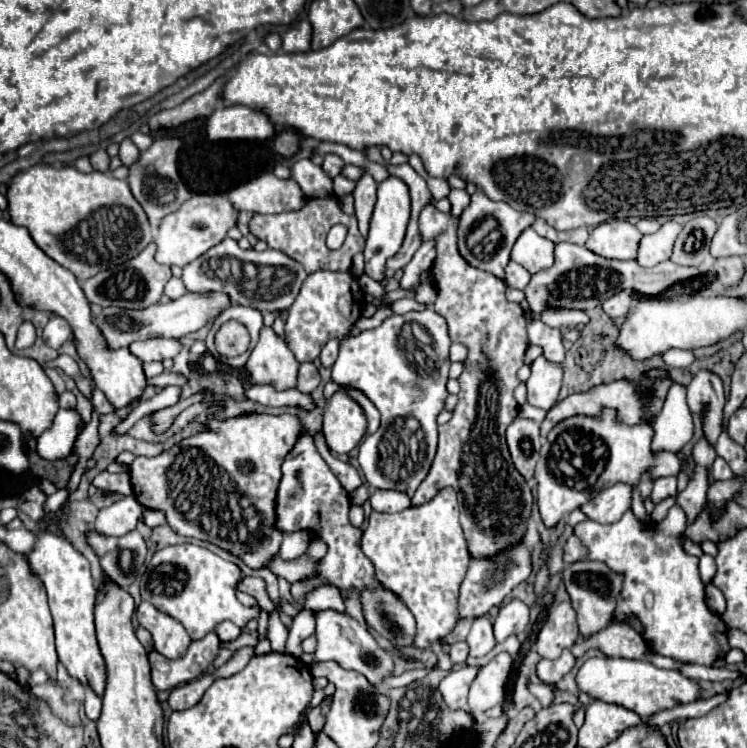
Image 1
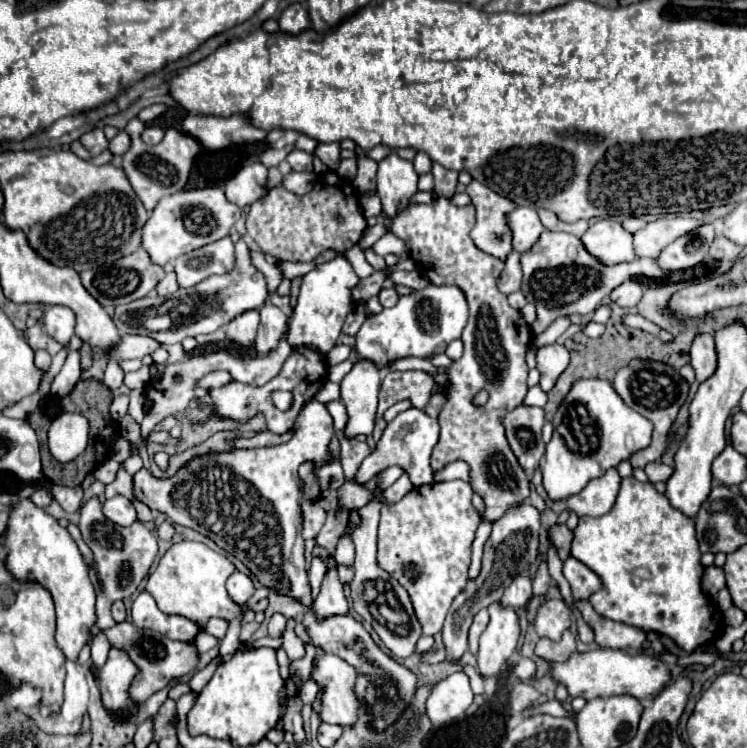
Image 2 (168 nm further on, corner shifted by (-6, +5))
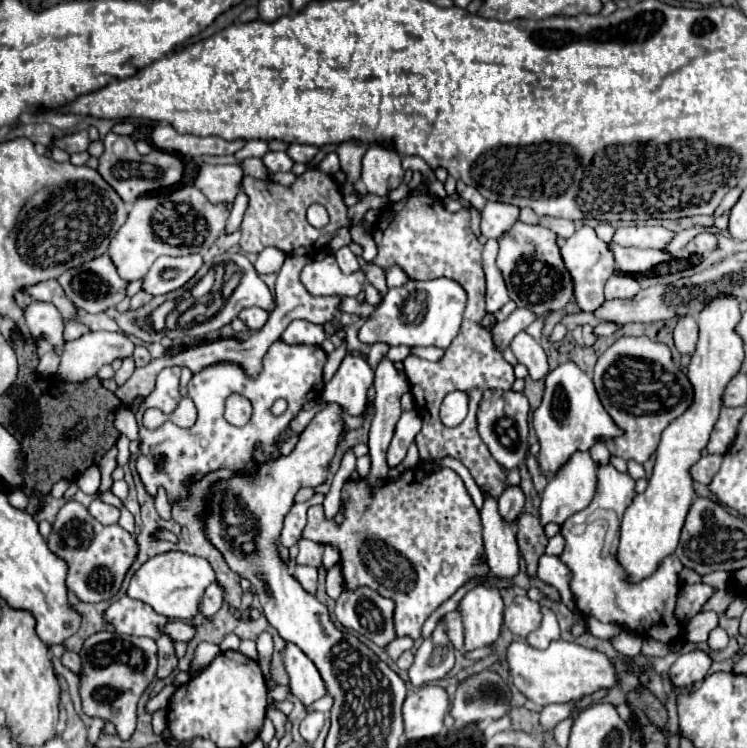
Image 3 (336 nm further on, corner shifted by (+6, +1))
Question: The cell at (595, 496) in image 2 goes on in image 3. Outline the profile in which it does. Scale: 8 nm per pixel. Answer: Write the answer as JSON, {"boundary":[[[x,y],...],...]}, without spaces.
{"boundary":[[[576,451],[550,479],[548,485],[544,487],[540,495],[540,509],[538,509],[538,519],[540,525],[544,527],[546,523],[558,523],[562,525],[570,515],[586,509],[596,493],[596,469],[598,465],[592,461],[590,453]]]}

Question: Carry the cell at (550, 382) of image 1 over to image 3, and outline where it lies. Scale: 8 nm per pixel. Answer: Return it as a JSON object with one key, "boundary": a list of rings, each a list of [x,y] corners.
{"boundary":[[[520,331],[520,333],[512,339],[510,349],[512,349],[512,353],[516,355],[518,363],[522,363],[522,365],[528,367],[532,379],[542,379],[542,377],[546,377],[546,373],[550,371],[544,349],[542,349],[540,343],[538,343],[534,337],[530,337],[526,331]]]}

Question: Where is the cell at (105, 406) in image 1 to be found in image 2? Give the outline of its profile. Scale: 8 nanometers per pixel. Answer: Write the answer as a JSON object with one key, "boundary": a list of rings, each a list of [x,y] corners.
{"boundary":[[[108,363],[108,369],[104,373],[104,385],[110,389],[110,391],[116,391],[120,385],[122,385],[122,369],[116,365],[116,363]]]}

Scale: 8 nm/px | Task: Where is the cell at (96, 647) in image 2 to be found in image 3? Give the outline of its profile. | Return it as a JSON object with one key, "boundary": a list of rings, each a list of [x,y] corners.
{"boundary":[[[68,501],[58,511],[56,521],[52,523],[52,533],[48,535],[48,545],[52,553],[56,553],[68,565],[68,591],[72,591],[84,603],[106,601],[114,597],[122,585],[128,567],[138,555],[134,535],[124,531],[120,525],[102,525],[78,501]]]}

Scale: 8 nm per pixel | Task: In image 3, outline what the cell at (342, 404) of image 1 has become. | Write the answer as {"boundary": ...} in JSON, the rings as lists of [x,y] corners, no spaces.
{"boundary":[[[346,355],[340,369],[324,385],[322,399],[340,403],[348,415],[360,415],[366,407],[366,391],[372,385],[374,371],[360,355]]]}

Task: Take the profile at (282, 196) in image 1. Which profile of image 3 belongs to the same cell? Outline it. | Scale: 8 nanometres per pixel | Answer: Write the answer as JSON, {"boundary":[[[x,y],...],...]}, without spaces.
{"boundary":[[[208,165],[198,167],[194,187],[198,187],[210,203],[230,205],[240,191],[244,171],[240,165]]]}

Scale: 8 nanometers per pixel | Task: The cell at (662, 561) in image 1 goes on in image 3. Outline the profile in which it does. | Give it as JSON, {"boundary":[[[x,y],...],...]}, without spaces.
{"boundary":[[[600,465],[596,471],[596,495],[592,503],[562,523],[566,547],[560,559],[572,571],[570,591],[576,607],[584,615],[592,615],[602,623],[622,625],[642,637],[670,643],[684,633],[682,625],[674,617],[674,605],[680,589],[678,573],[682,571],[680,559],[676,555],[666,557],[658,571],[640,583],[626,583],[626,571],[616,559],[622,513],[634,497],[634,479],[628,473],[616,471],[612,465]]]}

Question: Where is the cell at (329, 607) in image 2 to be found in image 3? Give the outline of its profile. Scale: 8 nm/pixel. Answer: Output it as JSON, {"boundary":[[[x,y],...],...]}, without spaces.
{"boundary":[[[296,565],[292,575],[296,577],[296,581],[304,587],[304,591],[314,593],[316,591],[316,579],[318,579],[318,569],[308,567],[308,565]]]}

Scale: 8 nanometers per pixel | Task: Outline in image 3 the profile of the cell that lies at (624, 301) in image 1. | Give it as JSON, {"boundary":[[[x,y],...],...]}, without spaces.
{"boundary":[[[612,275],[604,283],[604,297],[616,299],[616,297],[632,297],[640,291],[640,277],[630,275]]]}

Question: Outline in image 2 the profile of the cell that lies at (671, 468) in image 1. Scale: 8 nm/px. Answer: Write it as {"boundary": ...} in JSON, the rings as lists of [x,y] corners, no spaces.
{"boundary":[[[582,379],[574,383],[552,423],[554,435],[546,445],[546,453],[540,463],[544,489],[552,501],[566,501],[580,493],[588,481],[602,477],[622,461],[630,461],[632,453],[650,445],[654,429],[646,417],[624,405],[612,385],[602,379]]]}

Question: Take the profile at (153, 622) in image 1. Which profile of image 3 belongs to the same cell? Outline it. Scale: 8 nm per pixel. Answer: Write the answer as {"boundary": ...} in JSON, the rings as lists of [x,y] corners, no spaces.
{"boundary":[[[128,595],[114,601],[104,611],[104,619],[116,629],[116,633],[152,639],[158,639],[162,635],[160,629],[168,623],[168,619],[158,615],[152,607],[148,607],[142,601],[130,599]]]}

